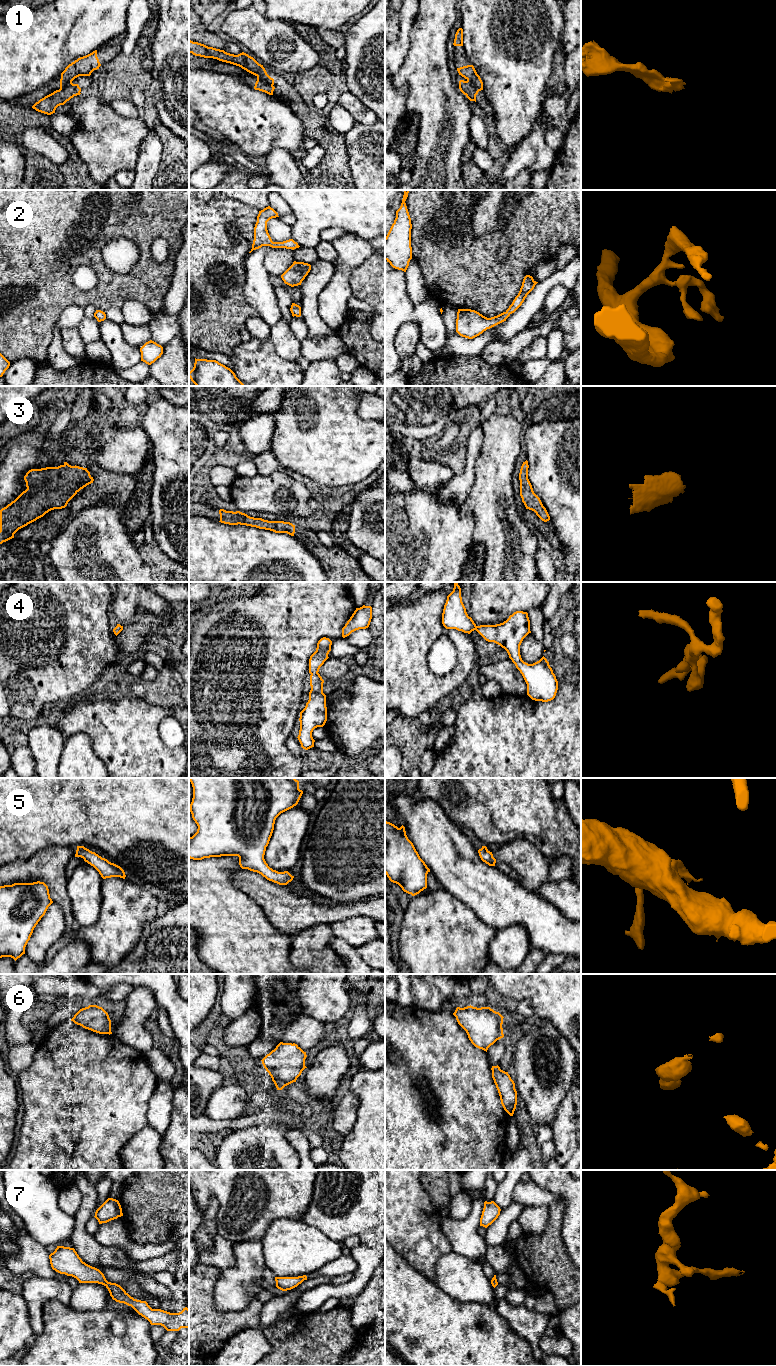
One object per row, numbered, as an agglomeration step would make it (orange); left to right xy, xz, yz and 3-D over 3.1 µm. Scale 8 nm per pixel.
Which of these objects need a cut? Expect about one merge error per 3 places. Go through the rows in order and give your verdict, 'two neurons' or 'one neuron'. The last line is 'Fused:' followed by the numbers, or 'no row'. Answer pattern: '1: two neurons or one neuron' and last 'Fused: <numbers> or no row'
1: two neurons
2: one neuron
3: one neuron
4: one neuron
5: one neuron
6: one neuron
7: one neuron
Fused: 1

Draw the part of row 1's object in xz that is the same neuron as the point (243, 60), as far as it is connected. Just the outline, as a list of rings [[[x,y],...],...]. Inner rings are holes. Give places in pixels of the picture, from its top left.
[[[189,40],[189,53],[192,53],[195,56],[213,58],[239,66],[247,72],[263,79],[266,83],[274,85],[274,79],[267,74],[263,65],[259,64],[253,57],[244,52],[234,55],[227,53],[224,50],[208,47],[204,44]]]

